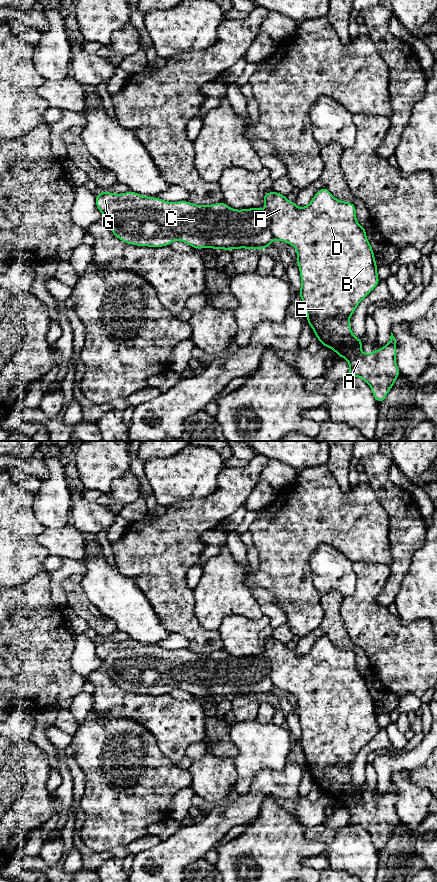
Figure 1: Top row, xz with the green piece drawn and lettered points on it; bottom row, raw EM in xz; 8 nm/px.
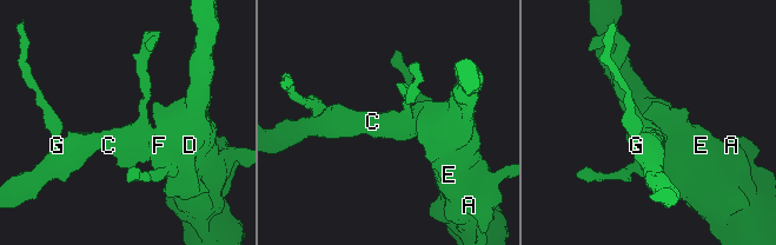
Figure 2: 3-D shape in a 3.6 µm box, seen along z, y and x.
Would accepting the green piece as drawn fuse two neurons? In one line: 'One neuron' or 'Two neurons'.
Two neurons

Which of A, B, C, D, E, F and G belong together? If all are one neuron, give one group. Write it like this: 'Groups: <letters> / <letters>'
Groups: A B D E F / C G

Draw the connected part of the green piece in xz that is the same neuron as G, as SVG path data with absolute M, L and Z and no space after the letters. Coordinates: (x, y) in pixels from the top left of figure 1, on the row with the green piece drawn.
M101 191L95 204L112 233L121 241L153 248L170 246L174 240L184 241L195 249L266 249L275 239L266 212L260 207L236 210L223 201L207 206L188 201L166 202L128 191L123 194Z

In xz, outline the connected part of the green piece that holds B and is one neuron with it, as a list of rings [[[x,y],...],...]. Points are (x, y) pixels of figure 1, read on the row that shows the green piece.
[[[321,188],[312,198],[311,202],[298,208],[293,201],[286,196],[272,191],[263,194],[266,214],[270,222],[271,232],[276,240],[286,242],[297,249],[296,261],[300,270],[301,297],[307,313],[307,323],[312,327],[315,337],[322,346],[328,347],[337,353],[338,357],[344,357],[349,362],[348,377],[360,377],[367,382],[374,398],[380,404],[386,396],[396,378],[401,374],[396,364],[397,354],[396,339],[391,332],[388,344],[370,354],[361,352],[363,340],[352,334],[349,323],[350,316],[355,312],[358,304],[379,284],[377,275],[377,263],[374,251],[366,237],[366,228],[359,225],[356,220],[356,207],[352,202],[337,200],[328,188]]]

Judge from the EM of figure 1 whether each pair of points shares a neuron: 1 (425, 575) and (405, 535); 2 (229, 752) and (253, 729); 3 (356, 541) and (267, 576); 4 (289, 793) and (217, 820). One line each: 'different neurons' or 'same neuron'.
1: different neurons
2: different neurons
3: same neuron
4: same neuron

